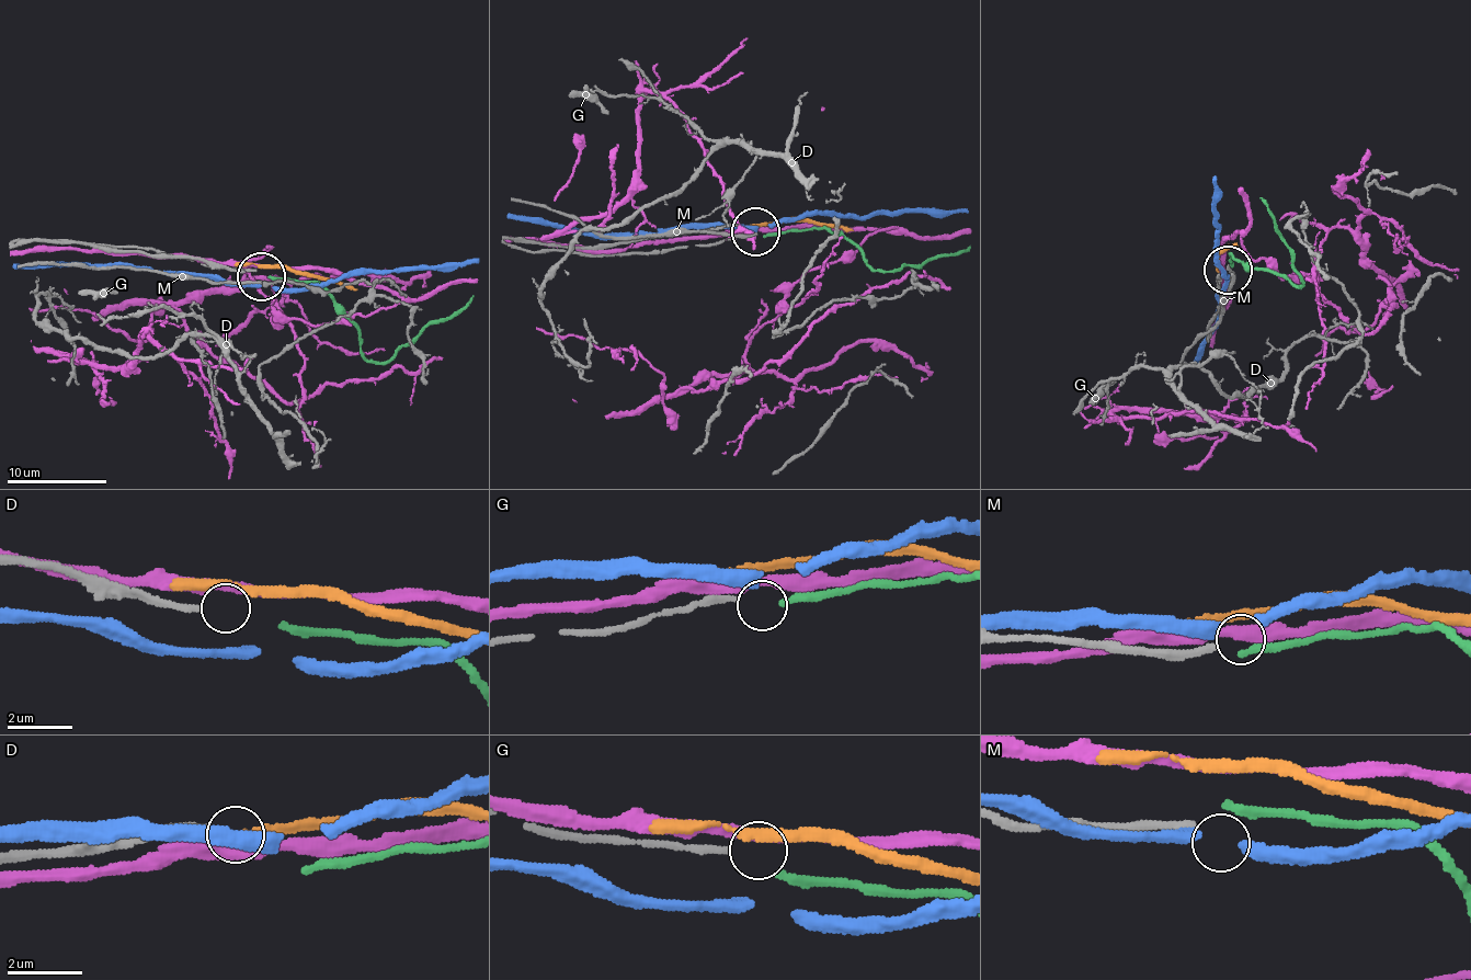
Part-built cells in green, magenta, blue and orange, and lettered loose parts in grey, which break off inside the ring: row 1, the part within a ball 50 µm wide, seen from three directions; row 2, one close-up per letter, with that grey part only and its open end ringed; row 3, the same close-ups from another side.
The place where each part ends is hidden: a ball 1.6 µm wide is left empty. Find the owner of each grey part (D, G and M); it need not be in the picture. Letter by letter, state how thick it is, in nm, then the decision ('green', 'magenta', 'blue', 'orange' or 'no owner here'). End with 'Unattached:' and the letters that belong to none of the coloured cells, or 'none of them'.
D: calibre 240 nm; no owner here
G: calibre 200 nm; green
M: calibre 200 nm; no owner here
Unattached: D, M

